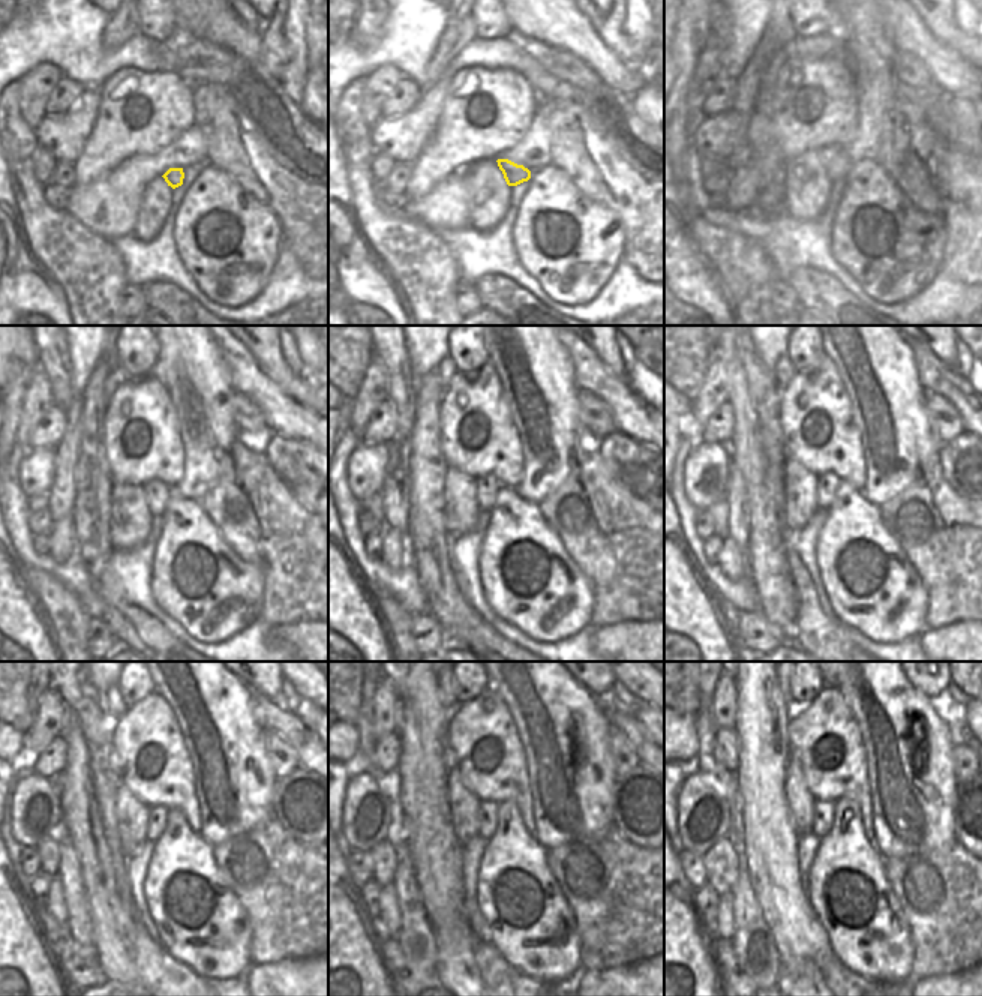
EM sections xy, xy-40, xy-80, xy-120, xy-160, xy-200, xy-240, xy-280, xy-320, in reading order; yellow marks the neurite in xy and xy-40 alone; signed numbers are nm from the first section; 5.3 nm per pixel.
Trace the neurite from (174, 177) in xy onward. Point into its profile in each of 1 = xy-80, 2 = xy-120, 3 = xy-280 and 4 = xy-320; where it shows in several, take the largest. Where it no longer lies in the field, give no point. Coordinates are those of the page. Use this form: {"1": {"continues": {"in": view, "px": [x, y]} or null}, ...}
{"1": {"continues": {"in": "xy-80", "px": [840, 168]}}, "2": {"continues": {"in": "xy-120", "px": [156, 492]}}, "3": {"continues": {"in": "xy-280", "px": [488, 809]}}, "4": {"continues": {"in": "xy-320", "px": [822, 810]}}}

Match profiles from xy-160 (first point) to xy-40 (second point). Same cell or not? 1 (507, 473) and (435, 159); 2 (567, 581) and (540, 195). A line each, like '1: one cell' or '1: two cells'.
1: one cell
2: one cell

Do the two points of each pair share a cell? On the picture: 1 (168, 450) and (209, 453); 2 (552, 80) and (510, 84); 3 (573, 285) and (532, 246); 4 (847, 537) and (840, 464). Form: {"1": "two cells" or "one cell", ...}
{"1": "two cells", "2": "two cells", "3": "one cell", "4": "two cells"}

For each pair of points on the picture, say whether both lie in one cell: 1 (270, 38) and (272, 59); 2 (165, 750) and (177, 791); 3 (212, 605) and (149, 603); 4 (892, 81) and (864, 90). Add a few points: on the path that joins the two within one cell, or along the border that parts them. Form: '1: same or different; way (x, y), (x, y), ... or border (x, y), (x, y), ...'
1: same; way (272, 42), (272, 54)
2: same; way (165, 761), (167, 780)
3: different; border (152, 569), (150, 594), (180, 627)
4: different; border (868, 81), (876, 84), (889, 99)

